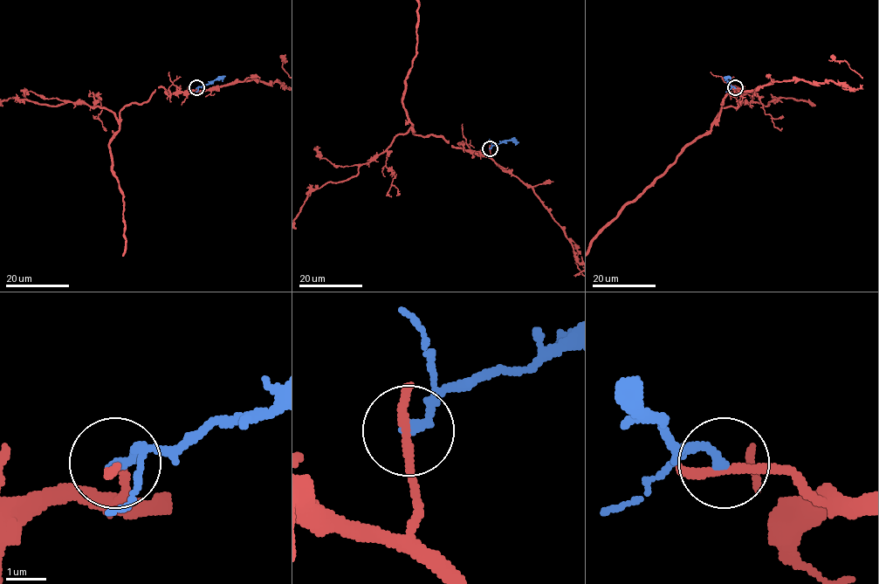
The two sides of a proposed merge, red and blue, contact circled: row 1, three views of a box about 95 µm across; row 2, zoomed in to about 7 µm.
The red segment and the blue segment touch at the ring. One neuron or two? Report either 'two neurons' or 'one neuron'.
two neurons

